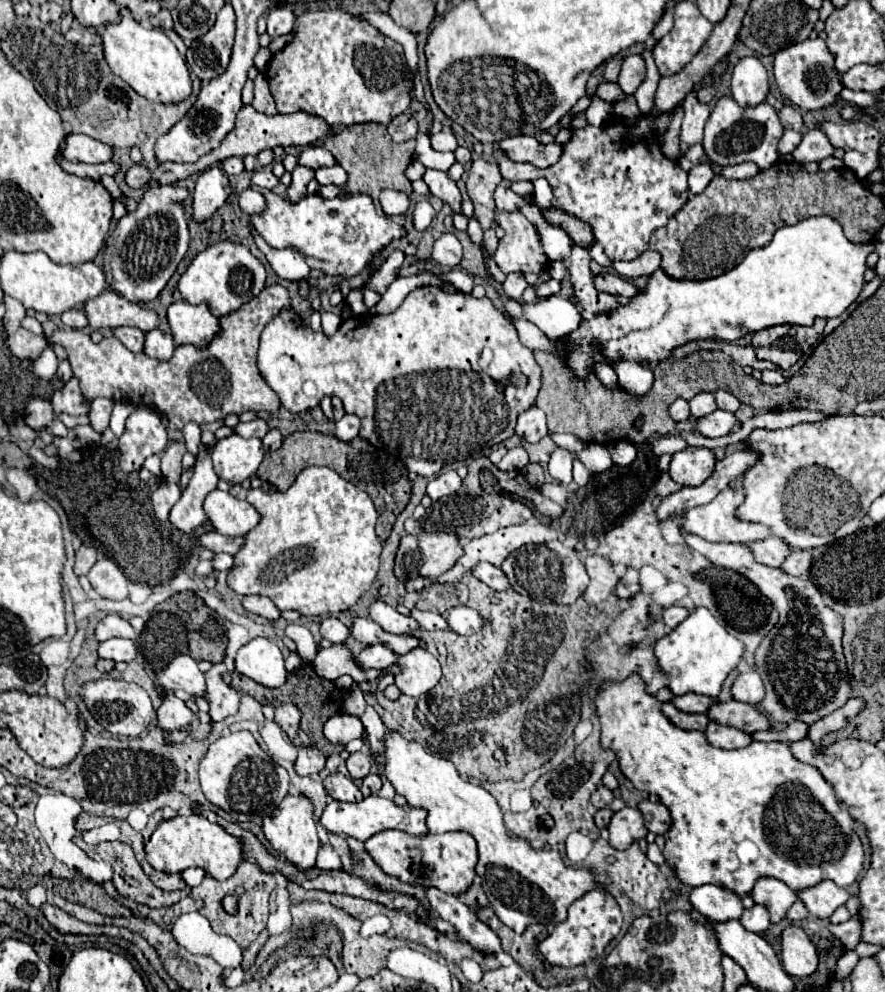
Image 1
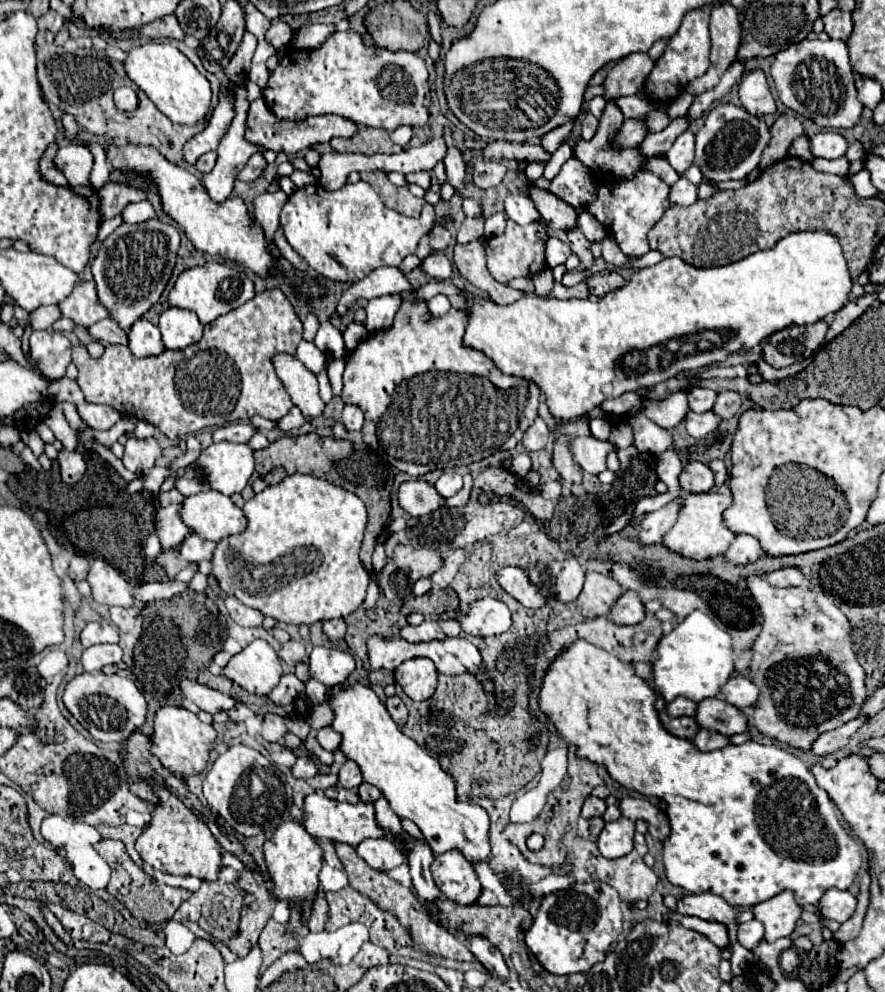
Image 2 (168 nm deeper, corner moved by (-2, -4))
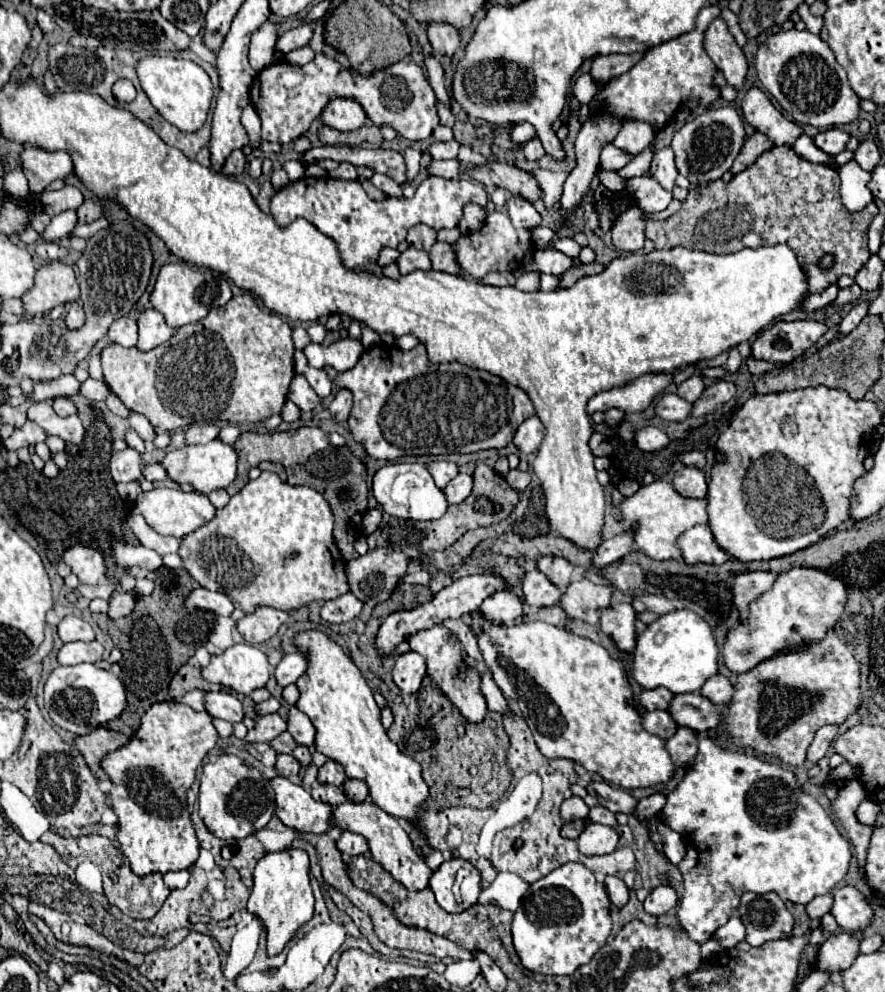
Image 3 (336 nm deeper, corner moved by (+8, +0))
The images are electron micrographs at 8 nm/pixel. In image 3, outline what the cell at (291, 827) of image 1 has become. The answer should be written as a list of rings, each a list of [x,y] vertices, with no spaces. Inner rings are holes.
[[[281,849],[265,853],[253,873],[255,885],[247,903],[249,913],[257,915],[267,931],[267,953],[277,955],[297,929],[313,917],[313,891],[309,883],[309,855],[303,849]]]

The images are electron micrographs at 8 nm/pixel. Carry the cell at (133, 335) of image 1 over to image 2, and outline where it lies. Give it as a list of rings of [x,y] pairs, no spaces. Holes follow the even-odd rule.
[[[101,319],[93,325],[87,327],[89,335],[97,341],[103,341],[103,343],[121,343],[121,345],[127,345],[127,331],[119,329],[119,325],[113,321],[113,319]]]

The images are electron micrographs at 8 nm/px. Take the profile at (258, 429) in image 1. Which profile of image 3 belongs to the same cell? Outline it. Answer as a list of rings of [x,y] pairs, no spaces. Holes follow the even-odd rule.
[[[194,423],[187,429],[187,445],[209,443],[217,439],[221,427],[216,423]]]

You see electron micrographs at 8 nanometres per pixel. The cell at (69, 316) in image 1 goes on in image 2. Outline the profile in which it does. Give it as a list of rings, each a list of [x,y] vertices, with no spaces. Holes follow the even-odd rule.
[[[41,305],[29,313],[29,321],[31,321],[33,329],[49,329],[53,325],[53,321],[57,321],[59,317],[61,317],[61,313],[55,305],[51,305],[51,307]]]

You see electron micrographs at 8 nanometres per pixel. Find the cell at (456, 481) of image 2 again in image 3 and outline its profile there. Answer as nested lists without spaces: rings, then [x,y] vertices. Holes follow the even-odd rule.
[[[433,461],[433,463],[429,463],[429,473],[433,475],[433,479],[435,479],[435,485],[439,487],[439,489],[443,489],[459,471],[457,471],[457,465],[455,463],[451,463],[451,461]]]

